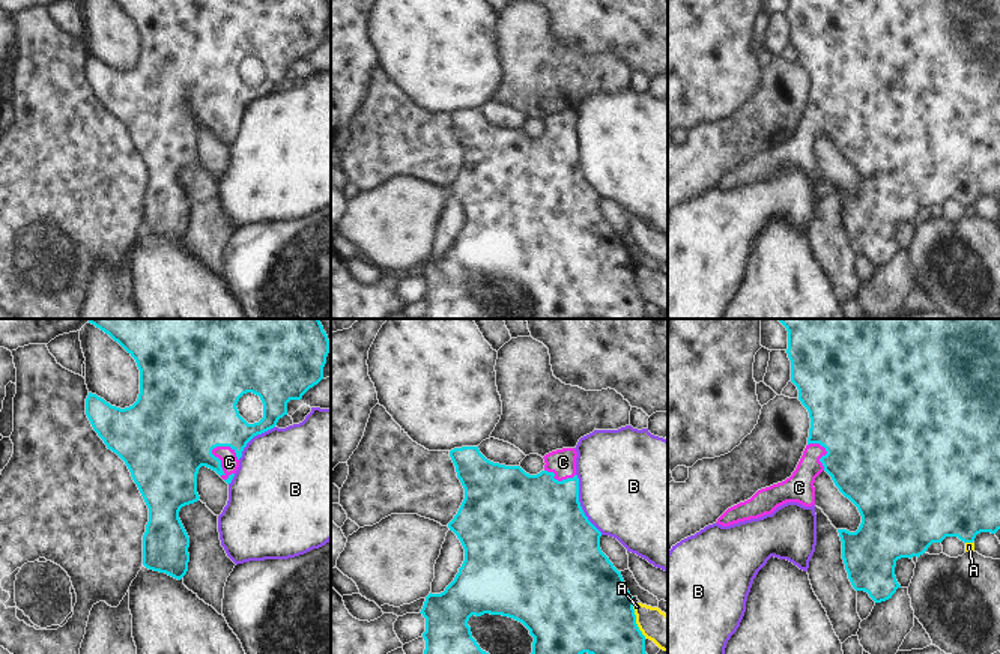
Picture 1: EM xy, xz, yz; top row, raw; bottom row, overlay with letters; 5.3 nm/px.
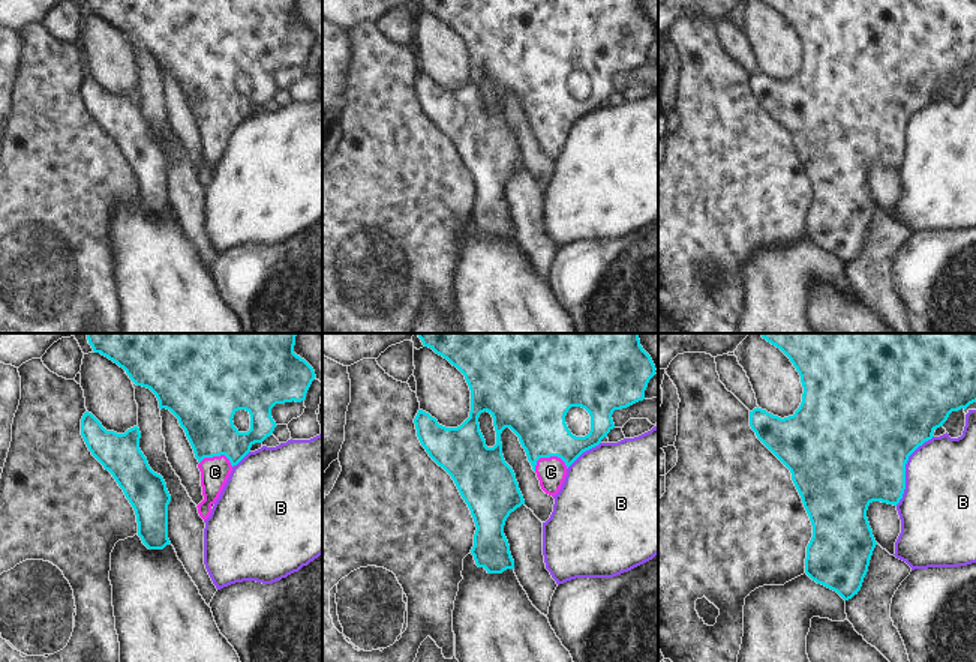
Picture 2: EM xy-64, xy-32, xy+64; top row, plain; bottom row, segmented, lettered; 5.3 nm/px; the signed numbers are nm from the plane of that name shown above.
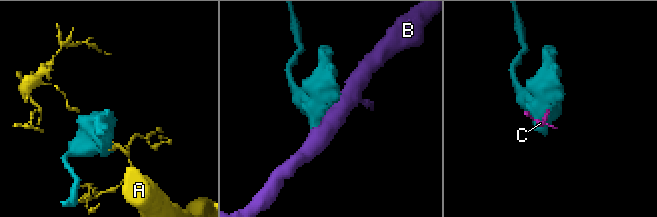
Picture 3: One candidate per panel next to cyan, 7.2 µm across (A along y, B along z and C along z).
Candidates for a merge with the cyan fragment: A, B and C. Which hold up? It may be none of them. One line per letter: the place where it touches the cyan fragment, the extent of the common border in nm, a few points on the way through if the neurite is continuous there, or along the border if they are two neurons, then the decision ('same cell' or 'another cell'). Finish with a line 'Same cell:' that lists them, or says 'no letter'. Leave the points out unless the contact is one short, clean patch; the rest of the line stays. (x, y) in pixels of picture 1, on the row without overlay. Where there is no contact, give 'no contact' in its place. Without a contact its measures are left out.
A: meets cyan in xz at (635, 284); contact 200 nm long; another cell
B: meets cyan in xz at (579, 167); contact 360 nm long; another cell
C: meets cyan in xy at (220, 127); contact 200 nm long; runs through xy (179, 104), (197, 104), (220, 127), (229, 125); same cell
Same cell: C

